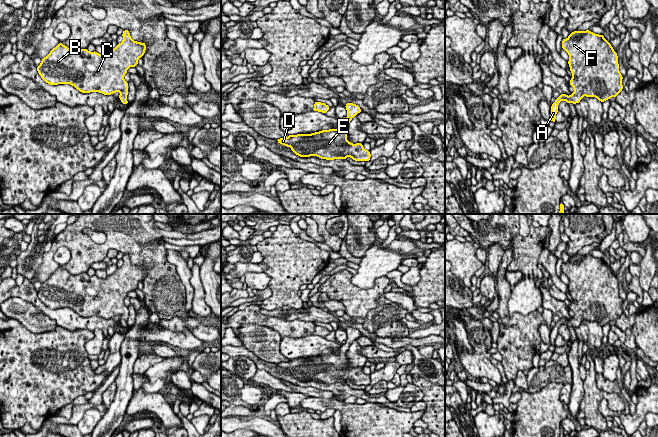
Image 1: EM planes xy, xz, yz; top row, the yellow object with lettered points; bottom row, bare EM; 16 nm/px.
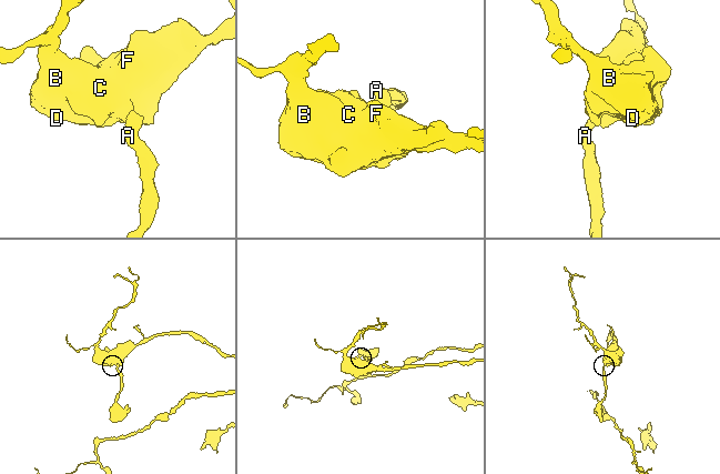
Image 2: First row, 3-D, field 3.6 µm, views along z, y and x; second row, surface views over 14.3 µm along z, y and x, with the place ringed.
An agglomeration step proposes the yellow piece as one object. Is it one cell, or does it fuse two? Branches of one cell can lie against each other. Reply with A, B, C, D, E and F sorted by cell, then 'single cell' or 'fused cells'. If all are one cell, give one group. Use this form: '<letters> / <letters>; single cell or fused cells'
A B C D E F; single cell

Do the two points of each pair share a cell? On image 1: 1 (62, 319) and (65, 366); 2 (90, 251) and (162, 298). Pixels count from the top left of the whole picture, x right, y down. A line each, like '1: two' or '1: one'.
1: two
2: one

